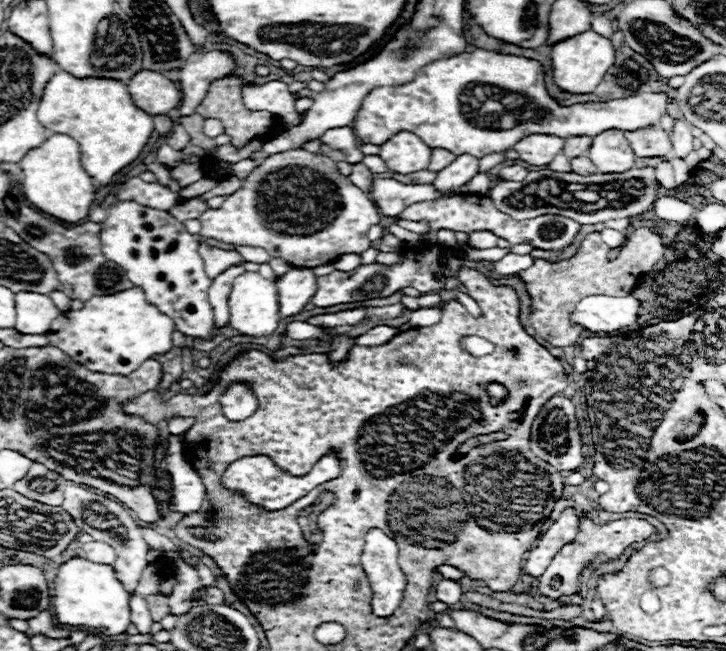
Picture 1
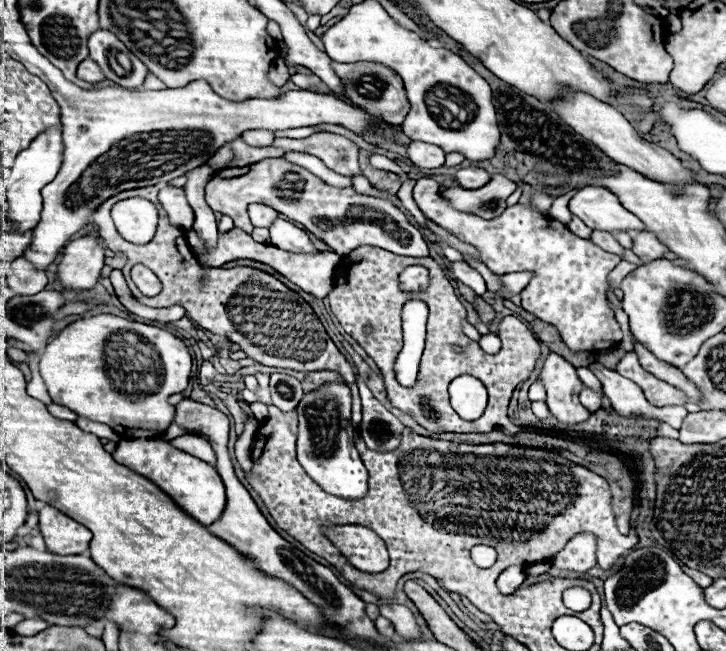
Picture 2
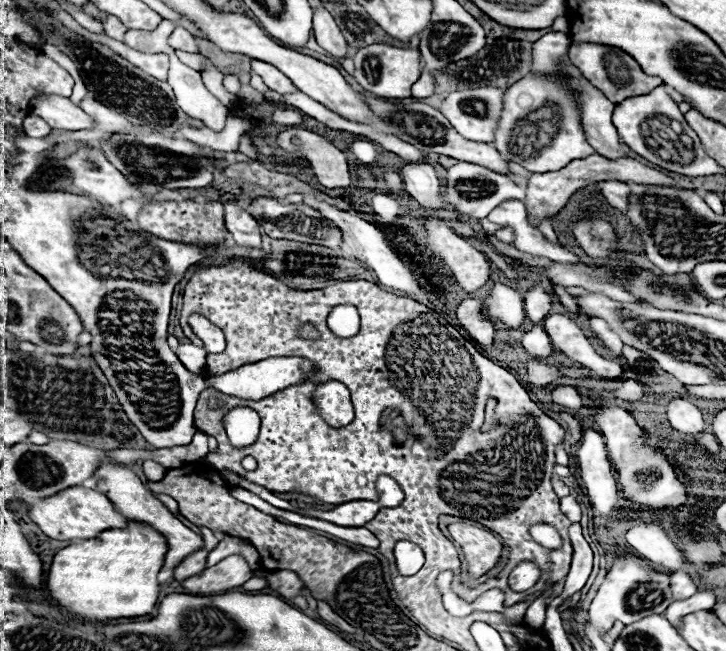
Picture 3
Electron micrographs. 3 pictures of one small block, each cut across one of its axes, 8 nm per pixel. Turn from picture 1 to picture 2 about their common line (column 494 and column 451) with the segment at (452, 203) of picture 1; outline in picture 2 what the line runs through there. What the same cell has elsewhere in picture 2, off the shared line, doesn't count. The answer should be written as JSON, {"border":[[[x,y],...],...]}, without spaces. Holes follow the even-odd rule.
{"border":[[[420,178],[412,196],[426,218],[442,226],[458,240],[472,244],[490,272],[534,272],[530,284],[520,294],[522,306],[538,320],[554,324],[570,350],[599,351],[620,342],[622,330],[606,298],[606,292],[610,290],[606,280],[608,272],[612,272],[612,268],[622,260],[618,254],[606,252],[590,240],[574,236],[568,228],[564,228],[564,224],[522,204],[506,208],[502,216],[492,220],[480,220],[478,216],[456,212],[450,204],[446,204],[446,200],[440,200],[438,184],[430,178]]]}

